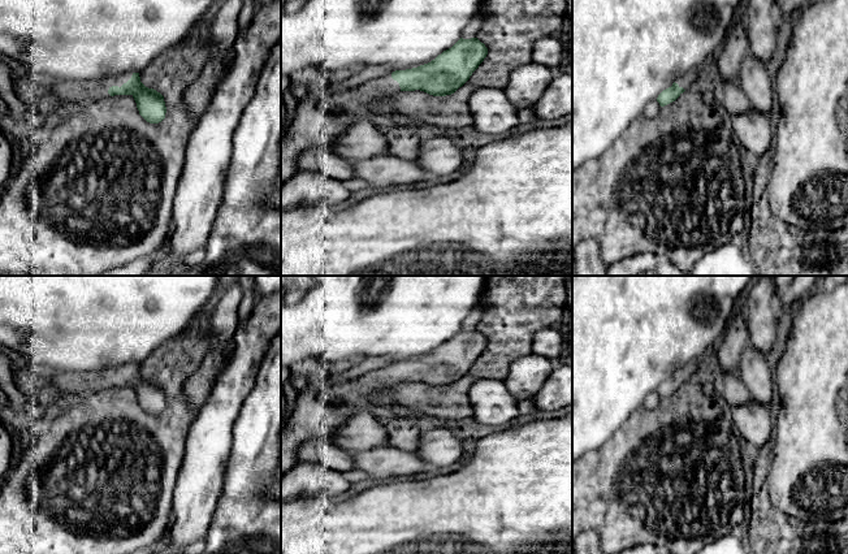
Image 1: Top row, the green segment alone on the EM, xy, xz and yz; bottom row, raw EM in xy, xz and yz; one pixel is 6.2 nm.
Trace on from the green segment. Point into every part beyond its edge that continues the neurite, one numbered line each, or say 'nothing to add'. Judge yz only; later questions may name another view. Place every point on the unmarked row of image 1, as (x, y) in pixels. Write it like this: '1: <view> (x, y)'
1: yz (691, 369)

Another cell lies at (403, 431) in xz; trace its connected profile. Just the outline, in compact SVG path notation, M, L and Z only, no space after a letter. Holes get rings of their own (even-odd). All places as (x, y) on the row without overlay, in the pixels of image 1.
M391 414L386 417L386 446L403 451L419 449L419 441L428 424L406 414Z

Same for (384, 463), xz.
M390 446L354 453L352 459L352 477L376 479L384 482L429 469L429 466L415 451L403 451Z

